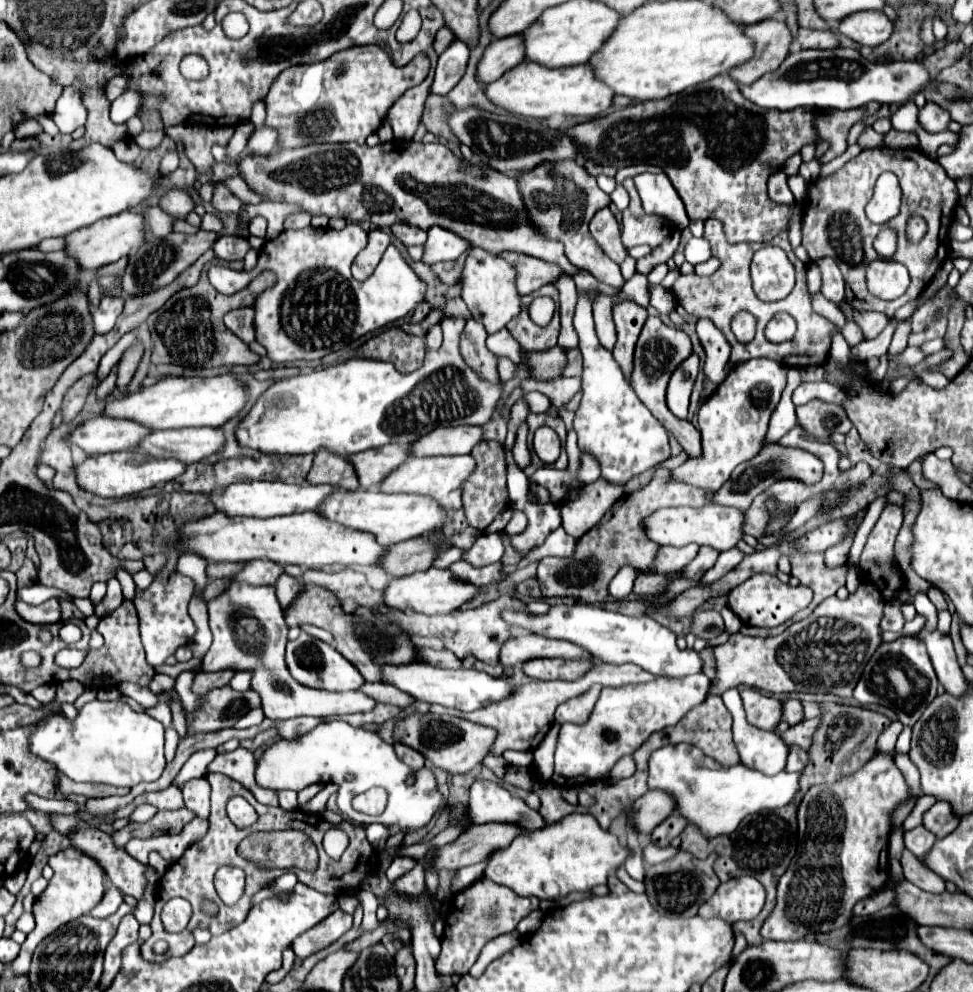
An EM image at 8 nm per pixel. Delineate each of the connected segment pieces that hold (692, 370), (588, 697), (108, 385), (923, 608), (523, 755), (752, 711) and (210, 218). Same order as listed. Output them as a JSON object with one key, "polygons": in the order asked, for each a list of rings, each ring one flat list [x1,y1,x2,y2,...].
{"polygons":[[[693,352,671,374,671,380,667,386,667,406,681,420,687,420,689,396,691,396,697,372,699,372,699,356]],[[593,685,589,692,563,702,555,712,555,724,565,724,565,722,571,722,571,724,585,723,598,700,601,690,602,686]],[[117,364,111,370,109,376,96,388,96,395,99,400,105,400,115,389,117,378]],[[919,592,919,594,915,596,913,604,915,604,917,612,919,612,919,614,923,614,923,616,927,618,925,628,927,628,927,630,933,630,933,628,935,628,935,624,937,624,937,608,935,608,935,606,933,606,933,602,927,598,927,594,925,594,925,592]],[[507,750,503,752,503,758,509,762,509,765,527,766,531,761,531,754,529,751,513,751]],[[743,690,741,698,747,712,747,722,761,730,775,732,783,716,783,702,777,698,763,696,757,690]],[[207,212,207,214,203,216,203,220,201,220,201,230,215,230,215,232,219,232,219,230,221,230,221,220,219,220,219,216,213,214,213,212]]]}

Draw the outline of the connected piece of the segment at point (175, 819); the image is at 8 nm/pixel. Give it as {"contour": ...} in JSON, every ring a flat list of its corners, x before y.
{"contour":[[187,808,183,810,167,810,167,812,157,812,149,822,137,824,131,822,125,828,117,830,113,834,113,842,117,846,125,846,131,838,151,838,151,836,161,836,161,834,179,834,187,822,195,818,193,812]]}

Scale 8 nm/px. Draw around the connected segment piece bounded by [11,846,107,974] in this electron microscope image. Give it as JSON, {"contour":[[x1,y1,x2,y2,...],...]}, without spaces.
{"contour":[[69,846,67,850,61,850,57,854,53,854,49,858,49,866,53,868,53,878,49,880,49,886,45,888,45,892,35,900,33,904,33,916,35,916,35,930,27,934,27,940,21,944,21,952,19,956,11,962,11,968,17,972,17,974,25,974,29,972,29,962,31,962,31,956,33,956,33,950,37,948,37,944,49,936,51,932,55,932,59,926,75,920,77,916,83,916,83,914,89,914,97,904,99,900,103,898,105,894,105,880,107,880,107,874,105,870,99,866,99,862,91,856,87,856,83,850,77,850,73,846]]}

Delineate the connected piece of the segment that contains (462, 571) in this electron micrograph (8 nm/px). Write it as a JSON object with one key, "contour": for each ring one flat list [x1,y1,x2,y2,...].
{"contour":[[463,560,455,562,449,566,449,570,461,578,461,580,467,580,475,586,487,586,487,584,495,584,495,582,501,582,505,572,503,572,503,564,497,562,497,564,491,564,491,566,483,566,483,568,475,568,471,564,465,564]]}

